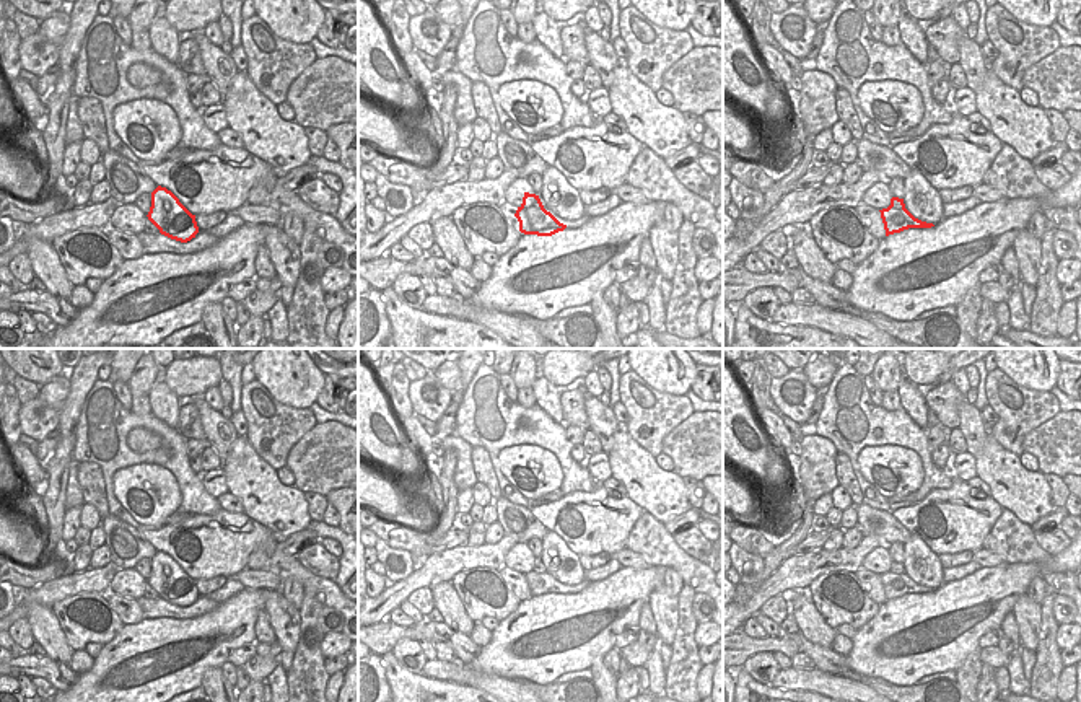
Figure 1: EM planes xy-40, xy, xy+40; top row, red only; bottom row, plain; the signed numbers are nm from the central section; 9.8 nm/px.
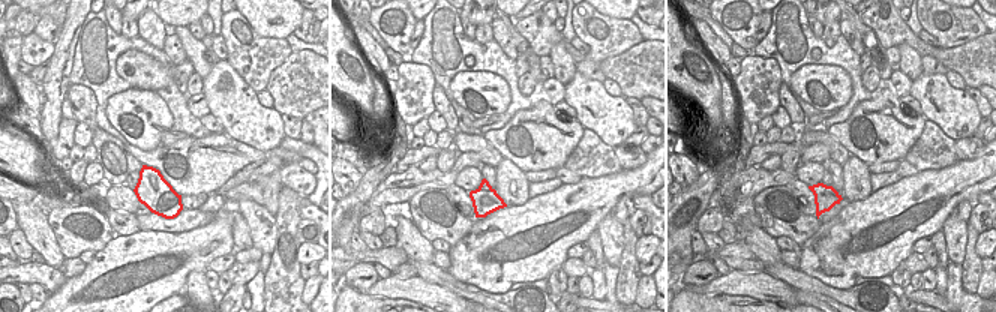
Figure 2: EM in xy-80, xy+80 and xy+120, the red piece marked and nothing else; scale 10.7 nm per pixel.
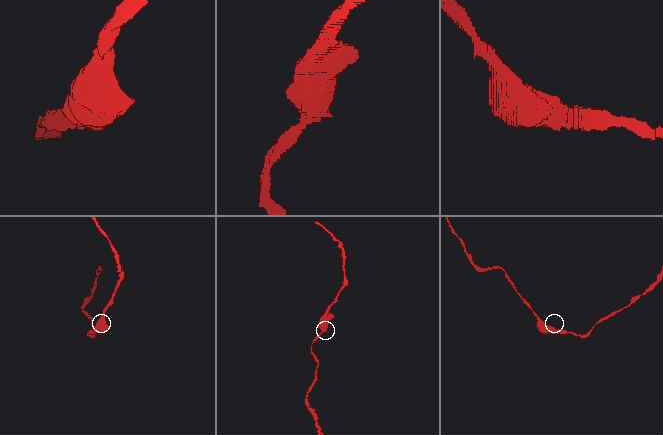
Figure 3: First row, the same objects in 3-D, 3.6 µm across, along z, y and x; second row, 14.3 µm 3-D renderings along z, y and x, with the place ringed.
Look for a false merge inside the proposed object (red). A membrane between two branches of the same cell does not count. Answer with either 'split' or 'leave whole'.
split

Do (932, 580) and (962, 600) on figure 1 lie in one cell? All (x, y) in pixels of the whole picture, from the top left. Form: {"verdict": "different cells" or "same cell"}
{"verdict": "different cells"}

